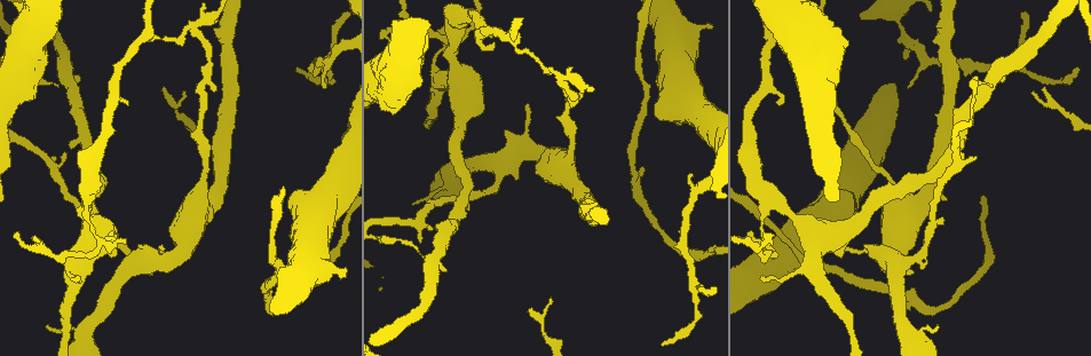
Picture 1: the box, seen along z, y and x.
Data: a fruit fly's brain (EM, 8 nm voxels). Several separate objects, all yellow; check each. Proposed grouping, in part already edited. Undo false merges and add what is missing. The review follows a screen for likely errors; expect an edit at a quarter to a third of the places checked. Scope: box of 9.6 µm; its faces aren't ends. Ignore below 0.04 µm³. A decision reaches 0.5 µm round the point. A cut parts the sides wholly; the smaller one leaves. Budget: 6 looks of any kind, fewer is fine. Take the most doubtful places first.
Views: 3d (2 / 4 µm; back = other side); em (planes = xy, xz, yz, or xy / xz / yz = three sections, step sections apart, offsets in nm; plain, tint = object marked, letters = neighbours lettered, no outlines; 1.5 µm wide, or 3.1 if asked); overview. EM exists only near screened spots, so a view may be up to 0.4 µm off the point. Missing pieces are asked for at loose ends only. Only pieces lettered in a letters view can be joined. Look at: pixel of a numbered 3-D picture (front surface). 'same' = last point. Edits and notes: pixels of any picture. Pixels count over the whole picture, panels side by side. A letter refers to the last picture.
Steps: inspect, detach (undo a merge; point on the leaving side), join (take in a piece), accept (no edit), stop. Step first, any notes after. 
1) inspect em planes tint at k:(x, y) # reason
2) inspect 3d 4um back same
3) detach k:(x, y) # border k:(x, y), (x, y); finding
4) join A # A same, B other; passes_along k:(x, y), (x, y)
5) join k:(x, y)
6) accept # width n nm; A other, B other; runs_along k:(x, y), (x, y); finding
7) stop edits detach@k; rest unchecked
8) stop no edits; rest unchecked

inspect 3d 2um at 1:(560, 76)

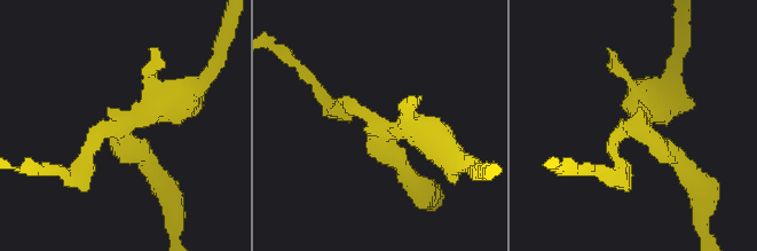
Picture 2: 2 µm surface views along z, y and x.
inspect em yz step 8 tint at 2:(647, 128)

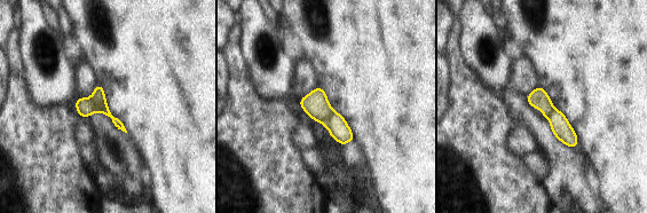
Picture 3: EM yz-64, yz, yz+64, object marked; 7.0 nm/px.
inspect em planes letters same # cut it another way

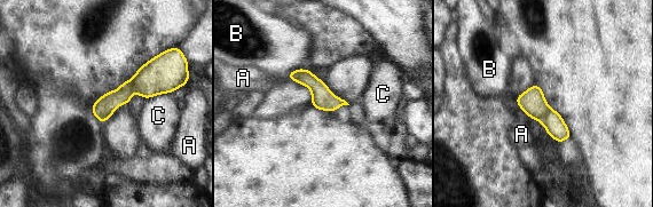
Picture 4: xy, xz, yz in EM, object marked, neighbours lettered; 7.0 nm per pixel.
detach 4:(532, 102) # width 150 nm; longest_contact C 200 nm; A other, B other, C other; a second neuron is stuck on

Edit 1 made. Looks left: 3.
inspect 3d 2um at 1:(992, 87) # an open end

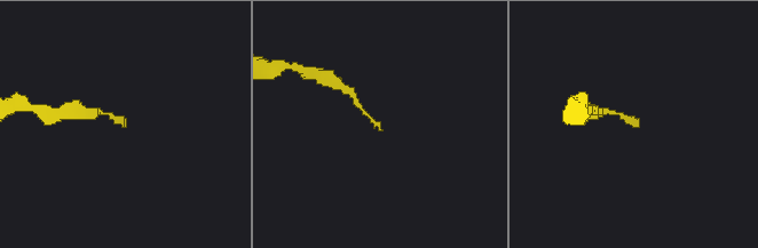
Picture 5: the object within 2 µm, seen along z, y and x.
inspect em planes tint at 5:(379, 130)

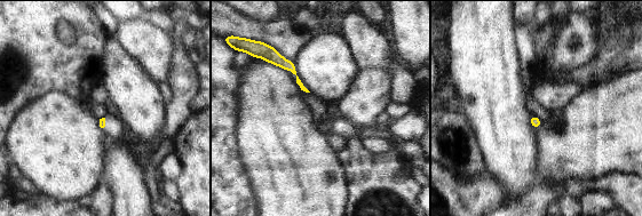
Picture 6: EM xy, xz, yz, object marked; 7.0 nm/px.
inspect em planes letters same # see the neighbours

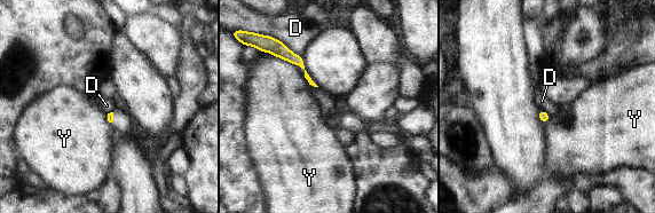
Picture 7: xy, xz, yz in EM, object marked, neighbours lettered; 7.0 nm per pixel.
accept # D other, Y other; border 7:(270, 52), (286, 61); no lettered piece goes on from it

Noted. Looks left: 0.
stop edits detach@4; rest unchecked

